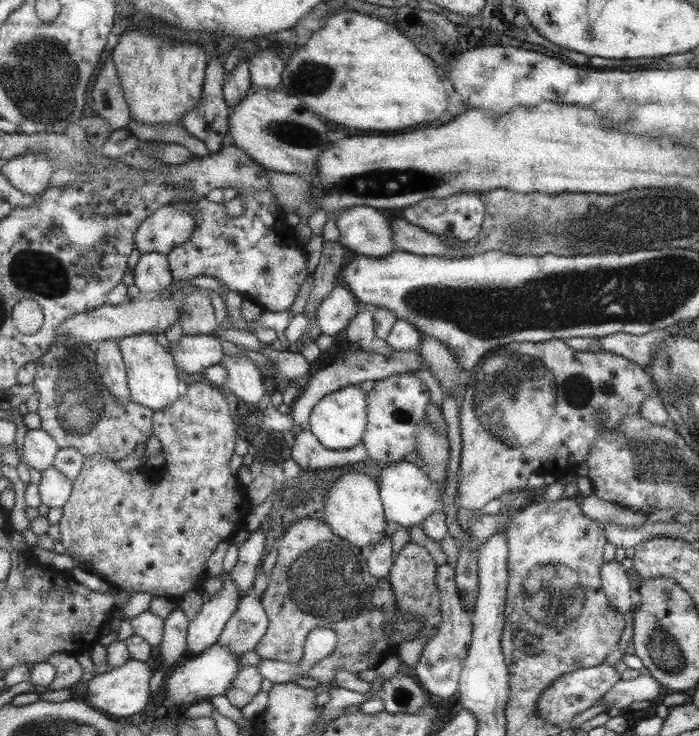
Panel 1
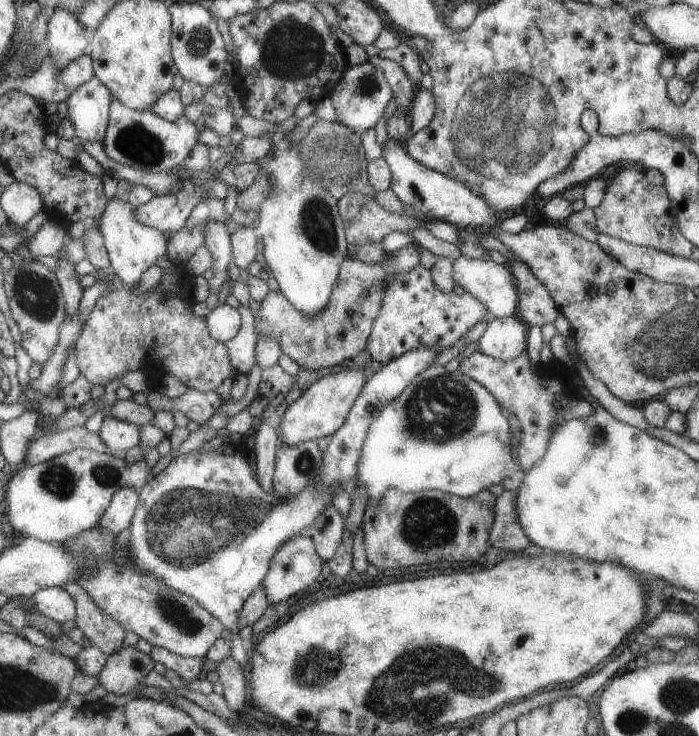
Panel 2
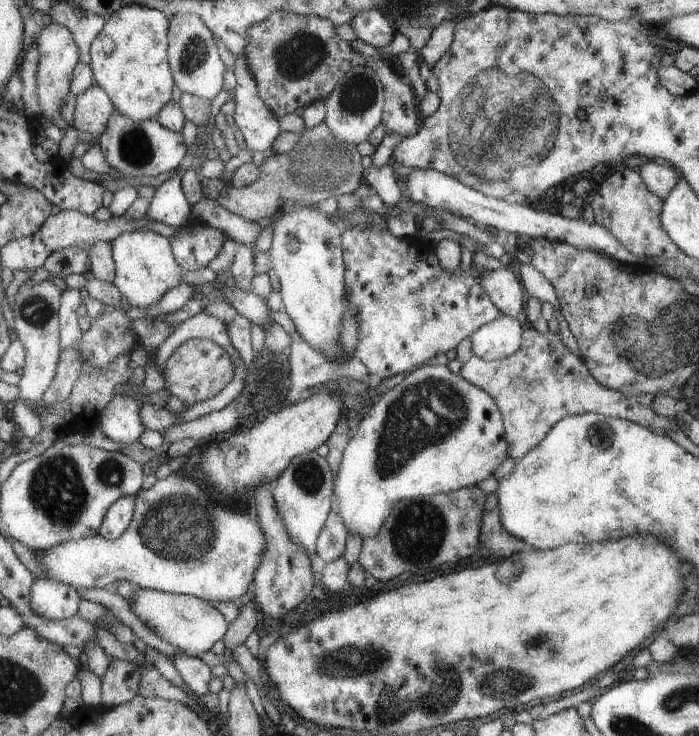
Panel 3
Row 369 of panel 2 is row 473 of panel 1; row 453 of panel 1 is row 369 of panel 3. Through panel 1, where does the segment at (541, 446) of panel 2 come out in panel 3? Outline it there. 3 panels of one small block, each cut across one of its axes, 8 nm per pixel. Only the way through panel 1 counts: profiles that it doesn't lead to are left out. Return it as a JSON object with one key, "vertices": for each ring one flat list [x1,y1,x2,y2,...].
{"vertices":[[525,325,520,348,514,354,495,361,473,355,462,365,459,375,495,398,503,413,507,440,511,445,508,454,515,462,542,443,559,420,567,416,596,412,632,421,652,431,674,432,678,428,676,419,662,418,652,410,655,395,624,396,618,390,606,388,592,376,583,359,564,345,559,334,550,331,541,334,529,325]]}

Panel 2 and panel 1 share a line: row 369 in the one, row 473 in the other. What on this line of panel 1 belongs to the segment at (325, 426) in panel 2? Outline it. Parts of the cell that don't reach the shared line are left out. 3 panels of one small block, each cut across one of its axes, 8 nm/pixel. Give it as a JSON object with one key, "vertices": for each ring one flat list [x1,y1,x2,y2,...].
{"vertices":[[346,472,337,477,326,494,324,518,331,530,360,549,376,547,386,534,387,517,383,509,383,499,378,482,370,476,358,472]]}

